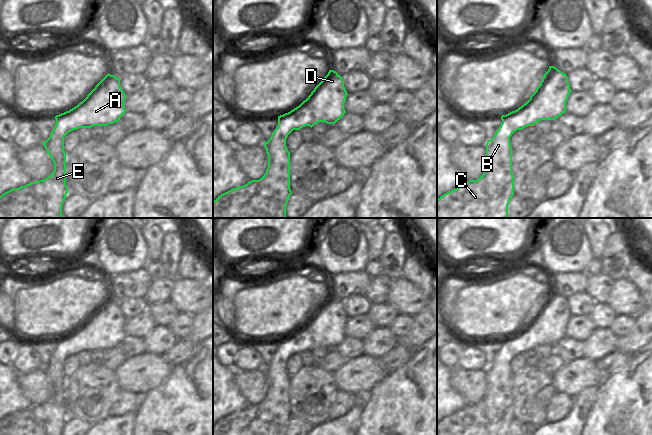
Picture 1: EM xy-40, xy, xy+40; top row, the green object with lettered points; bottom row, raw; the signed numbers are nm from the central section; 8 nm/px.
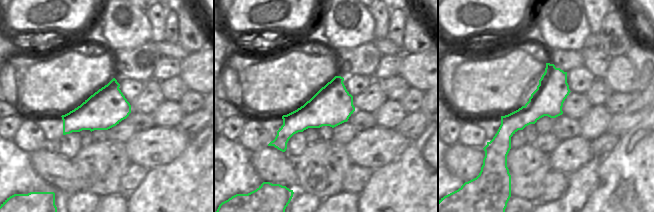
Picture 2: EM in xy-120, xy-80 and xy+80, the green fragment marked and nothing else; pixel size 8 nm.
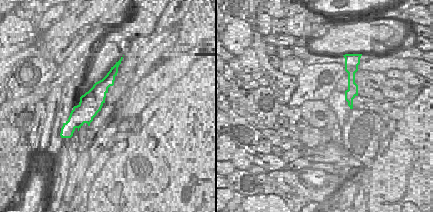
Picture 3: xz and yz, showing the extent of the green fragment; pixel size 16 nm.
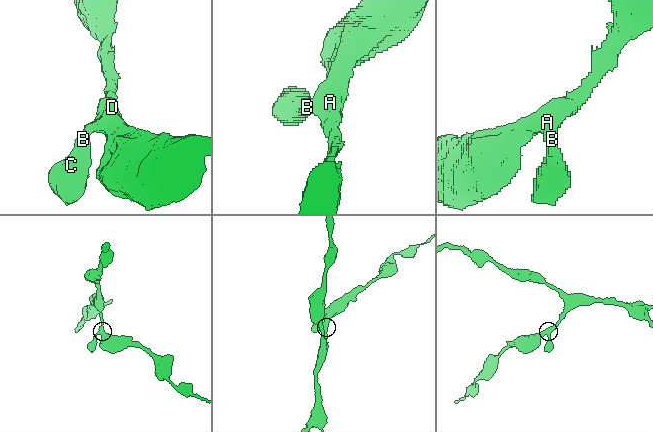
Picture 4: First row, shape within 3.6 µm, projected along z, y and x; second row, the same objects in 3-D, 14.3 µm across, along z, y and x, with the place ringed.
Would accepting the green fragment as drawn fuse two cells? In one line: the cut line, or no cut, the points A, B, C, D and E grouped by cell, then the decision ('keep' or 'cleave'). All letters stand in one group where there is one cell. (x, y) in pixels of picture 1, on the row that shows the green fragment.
no cut; A B C D E; keep

